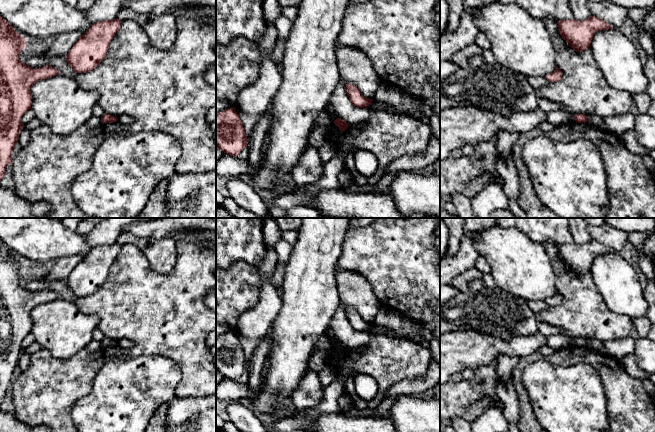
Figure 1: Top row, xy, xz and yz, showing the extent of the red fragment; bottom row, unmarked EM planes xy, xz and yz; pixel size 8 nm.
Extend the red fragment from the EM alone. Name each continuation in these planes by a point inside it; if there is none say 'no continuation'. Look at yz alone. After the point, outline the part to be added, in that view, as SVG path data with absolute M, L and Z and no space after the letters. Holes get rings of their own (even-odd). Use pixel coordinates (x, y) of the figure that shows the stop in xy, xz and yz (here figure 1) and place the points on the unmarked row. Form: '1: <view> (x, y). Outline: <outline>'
no continuation

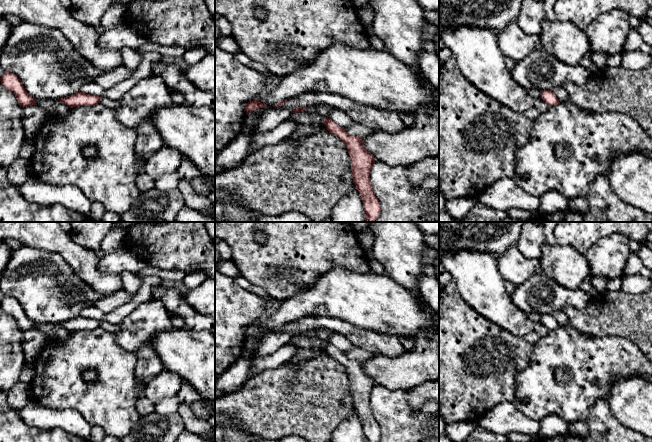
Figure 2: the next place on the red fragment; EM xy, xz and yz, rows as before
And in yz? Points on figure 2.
no continuation

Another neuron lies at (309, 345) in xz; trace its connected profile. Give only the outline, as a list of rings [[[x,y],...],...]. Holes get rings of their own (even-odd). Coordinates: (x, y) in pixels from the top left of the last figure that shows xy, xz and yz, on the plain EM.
[[[326,328],[309,330],[302,336],[292,337],[290,343],[296,348],[296,354],[288,361],[290,364],[297,364],[320,354],[326,353],[323,347],[324,342],[329,342],[331,331]]]

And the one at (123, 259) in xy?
[[[124,246],[100,257],[98,269],[103,274],[120,274],[127,271],[136,275],[147,265],[147,262],[135,254],[132,249]]]

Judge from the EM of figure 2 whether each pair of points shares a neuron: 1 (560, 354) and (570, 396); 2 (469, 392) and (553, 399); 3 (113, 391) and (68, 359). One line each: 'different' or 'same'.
1: same
2: different
3: same

